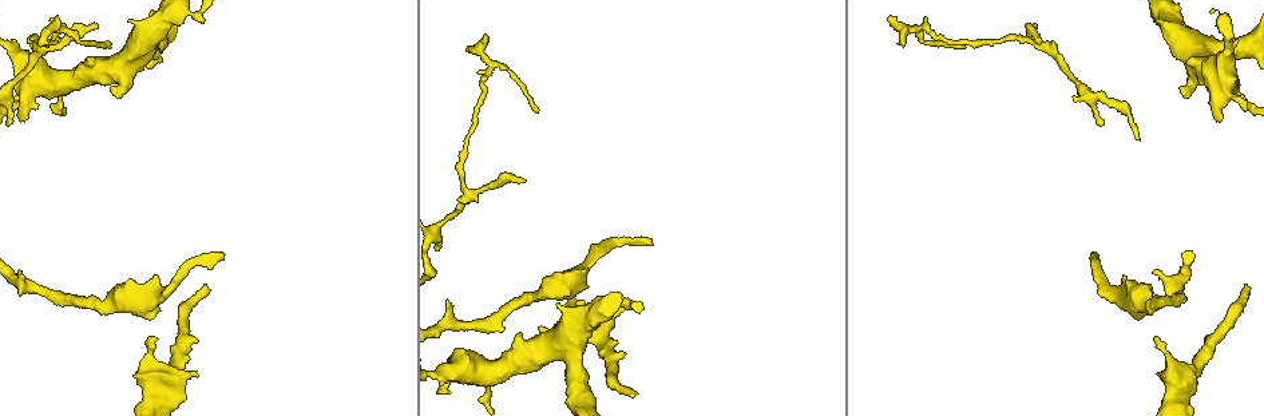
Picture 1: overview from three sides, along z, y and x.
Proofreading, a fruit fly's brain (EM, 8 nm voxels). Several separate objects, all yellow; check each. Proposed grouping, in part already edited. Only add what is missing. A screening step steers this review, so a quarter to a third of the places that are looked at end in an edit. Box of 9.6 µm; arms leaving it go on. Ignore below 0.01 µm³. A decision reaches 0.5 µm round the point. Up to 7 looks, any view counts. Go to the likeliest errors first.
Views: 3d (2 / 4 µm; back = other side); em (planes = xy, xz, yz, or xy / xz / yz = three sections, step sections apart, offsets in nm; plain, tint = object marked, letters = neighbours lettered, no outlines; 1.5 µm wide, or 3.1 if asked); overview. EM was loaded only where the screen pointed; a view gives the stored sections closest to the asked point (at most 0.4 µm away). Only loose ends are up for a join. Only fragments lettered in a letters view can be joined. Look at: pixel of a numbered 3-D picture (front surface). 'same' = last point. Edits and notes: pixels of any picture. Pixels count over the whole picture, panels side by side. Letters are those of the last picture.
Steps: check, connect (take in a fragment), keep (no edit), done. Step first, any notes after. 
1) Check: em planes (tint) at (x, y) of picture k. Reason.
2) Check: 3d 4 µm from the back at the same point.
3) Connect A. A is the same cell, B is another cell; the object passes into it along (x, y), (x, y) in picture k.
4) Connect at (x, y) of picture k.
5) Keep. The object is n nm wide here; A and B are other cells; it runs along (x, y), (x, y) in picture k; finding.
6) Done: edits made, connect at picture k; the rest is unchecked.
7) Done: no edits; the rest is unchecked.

Check: 3d 4 µm at (559, 302) of picture 1. Free end.

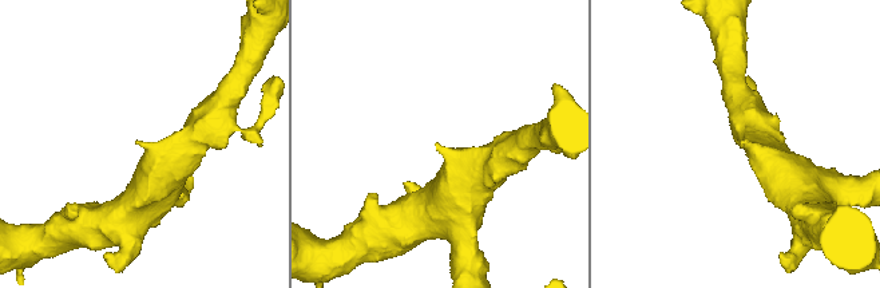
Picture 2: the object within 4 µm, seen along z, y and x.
Check: em planes (letters) at (437, 143) of picture 2.

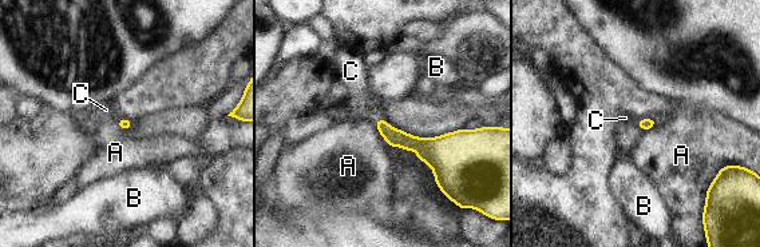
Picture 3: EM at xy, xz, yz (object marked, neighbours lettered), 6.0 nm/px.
Connect C. C is the same cell, A and B are other cells; it goes on there.

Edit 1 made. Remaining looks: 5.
Check: overview.

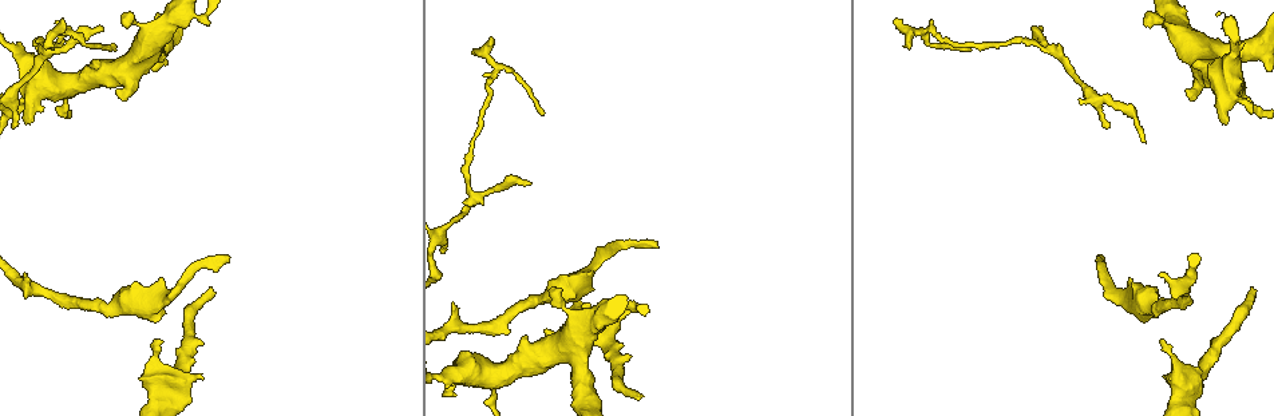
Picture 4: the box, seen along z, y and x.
Check: 3d 2 µm at (1255, 293) of picture 4. End of a long branch.

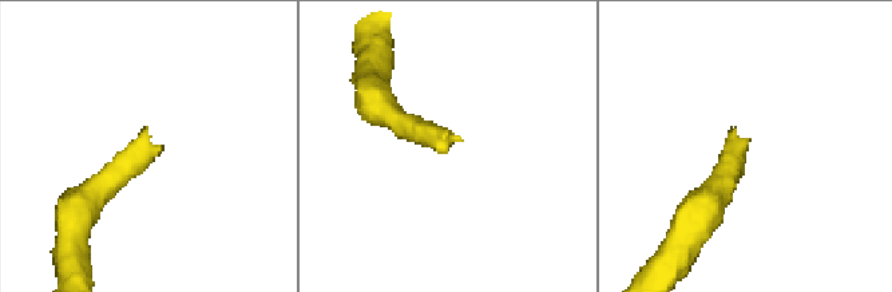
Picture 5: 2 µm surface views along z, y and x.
Check: em xz step 8 (tint) at (738, 147) of picture 5.

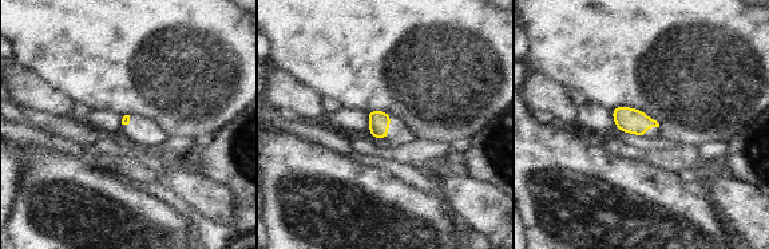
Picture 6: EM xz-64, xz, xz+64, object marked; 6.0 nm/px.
Check: em xz step 8 (letters) at the same point. What lies round it.

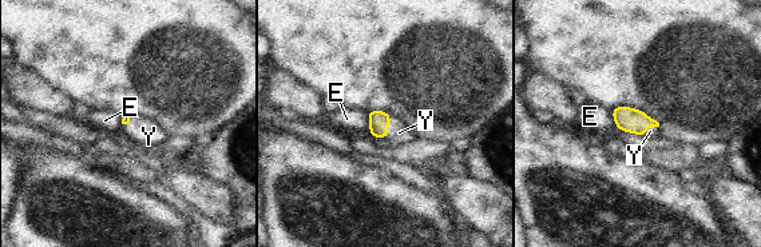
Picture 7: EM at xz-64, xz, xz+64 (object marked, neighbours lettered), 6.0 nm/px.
Connect Y. Y is the same cell, E is another cell; the object passes into it along (379, 120), (388, 126), (399, 132) in picture 7; it goes on there.

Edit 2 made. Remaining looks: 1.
Done: edits made, connect at picture 3, connect at picture 7; the rest is unchecked.

